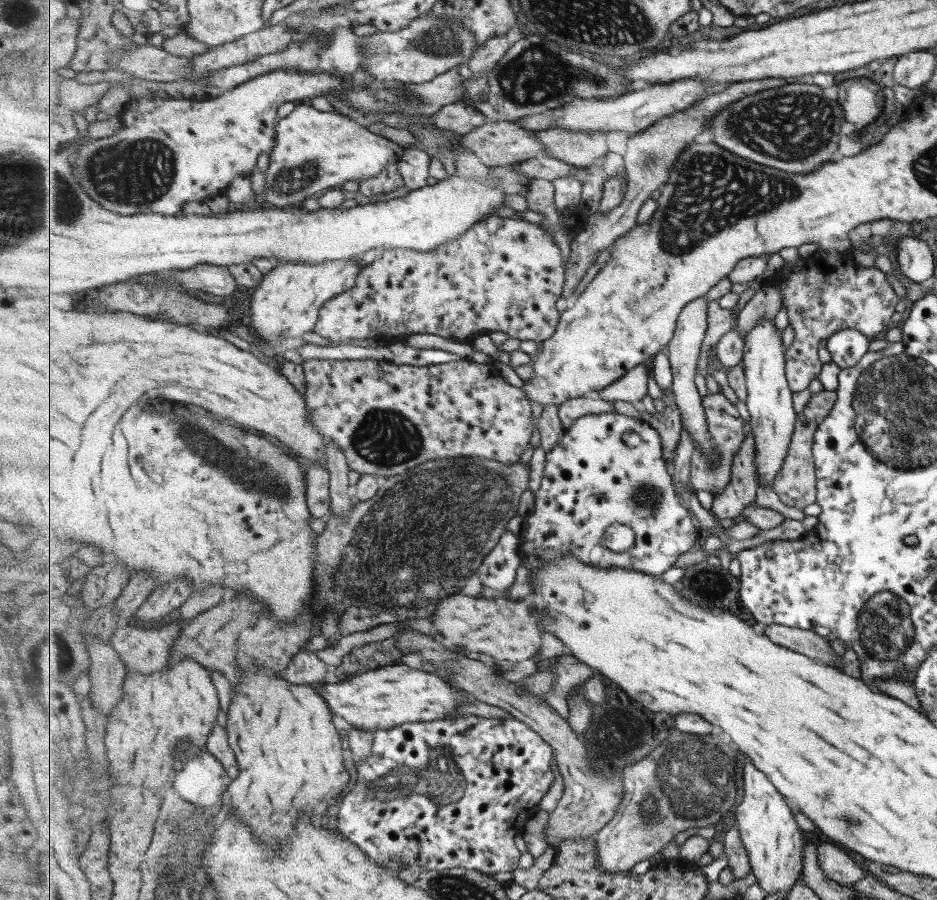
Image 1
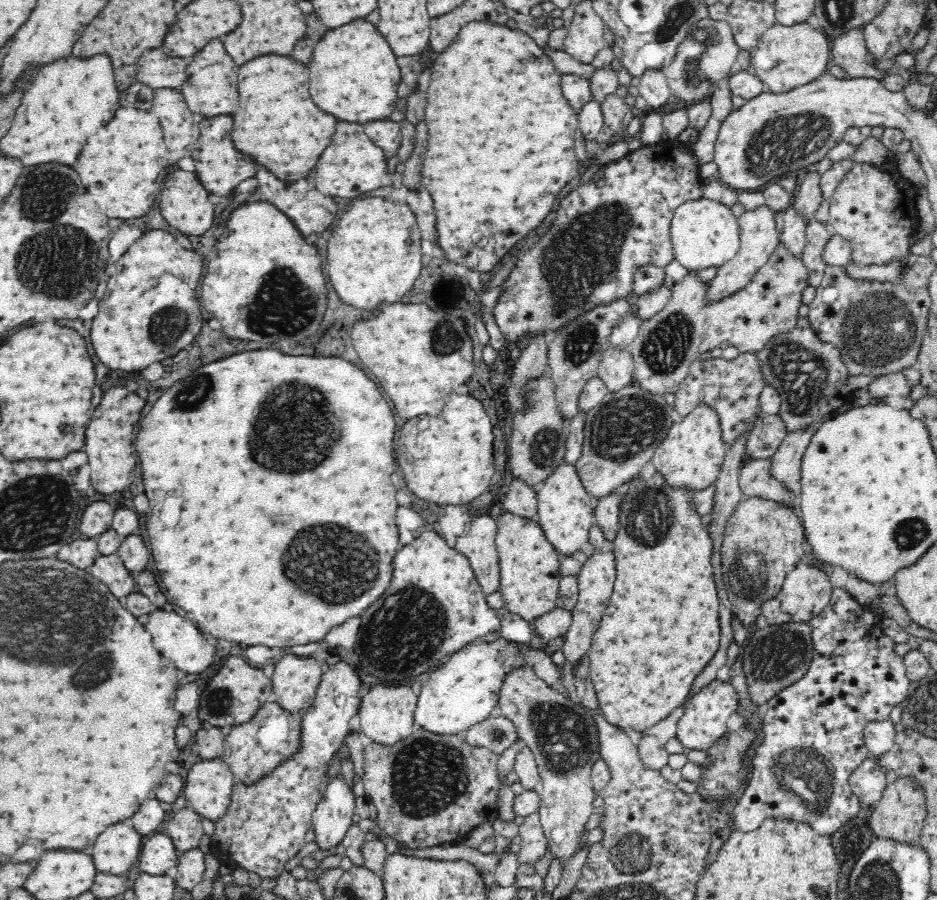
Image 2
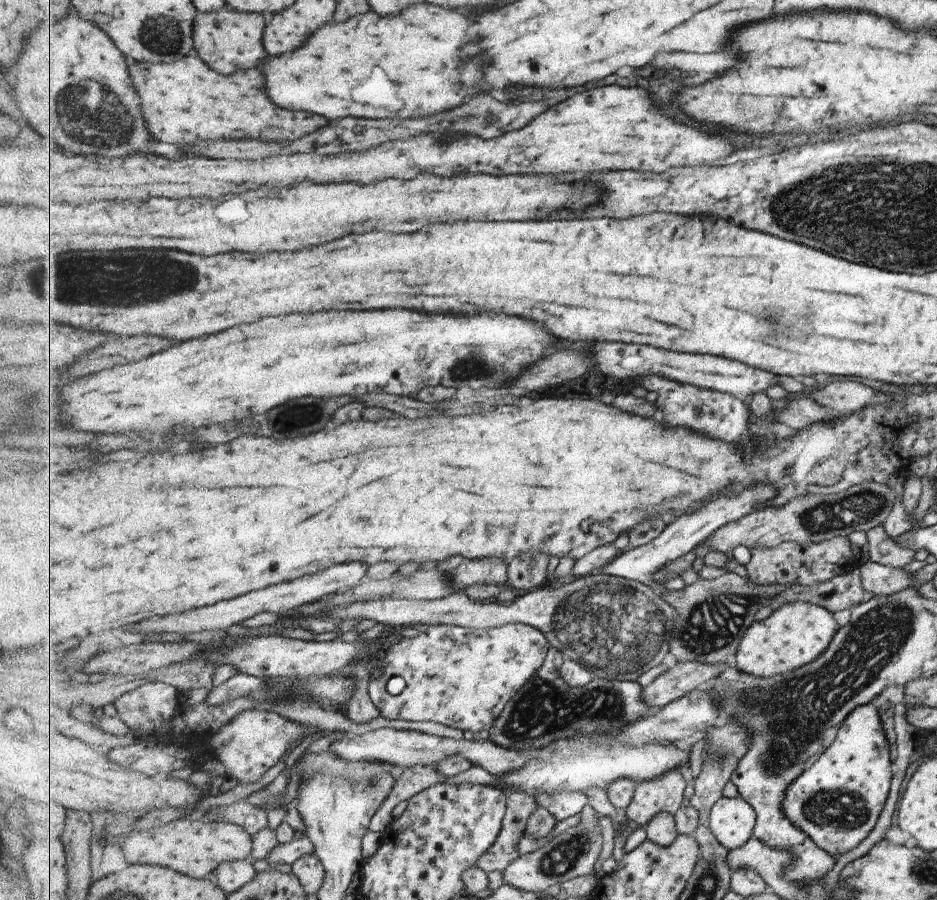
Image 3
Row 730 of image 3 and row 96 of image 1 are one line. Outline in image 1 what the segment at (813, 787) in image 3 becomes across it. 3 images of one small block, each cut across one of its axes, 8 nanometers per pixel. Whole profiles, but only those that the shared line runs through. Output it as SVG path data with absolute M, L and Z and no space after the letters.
M865 72L837 84L838 102L845 111L847 122L851 122L855 129L861 130L881 114L881 87L882 85L869 79Z

